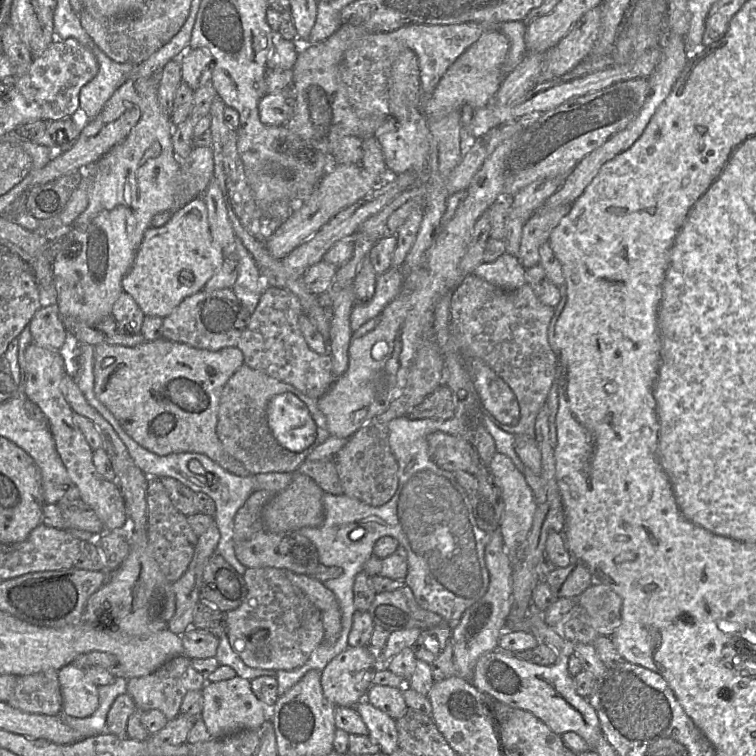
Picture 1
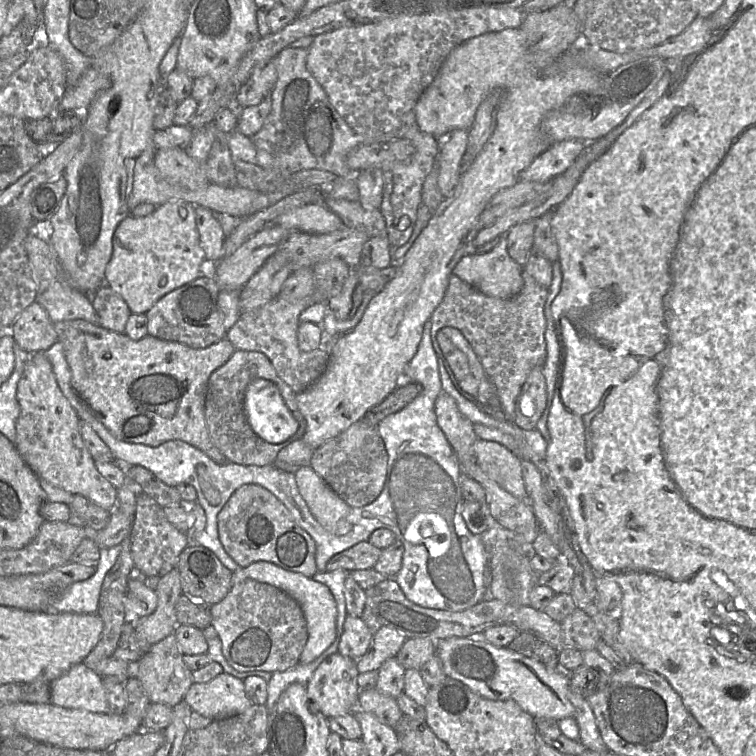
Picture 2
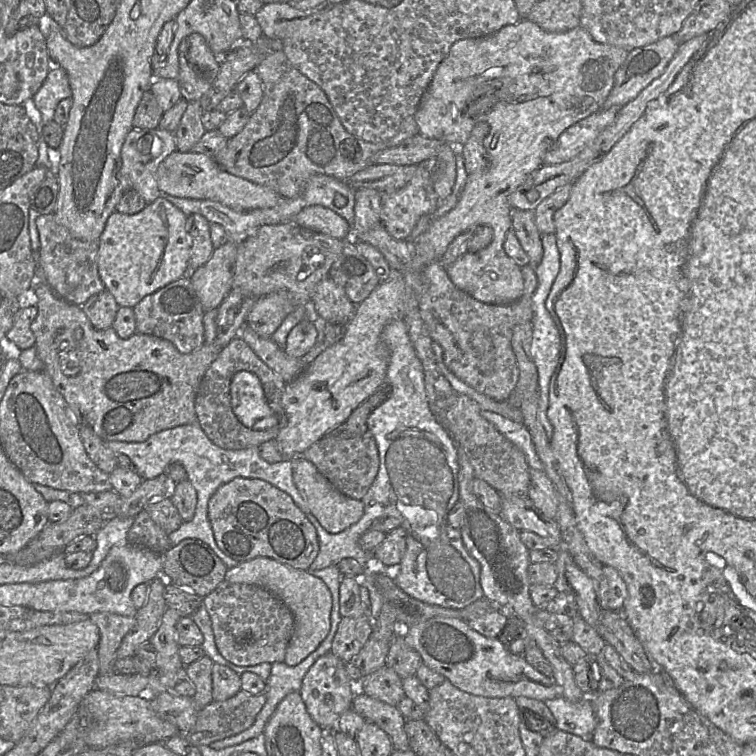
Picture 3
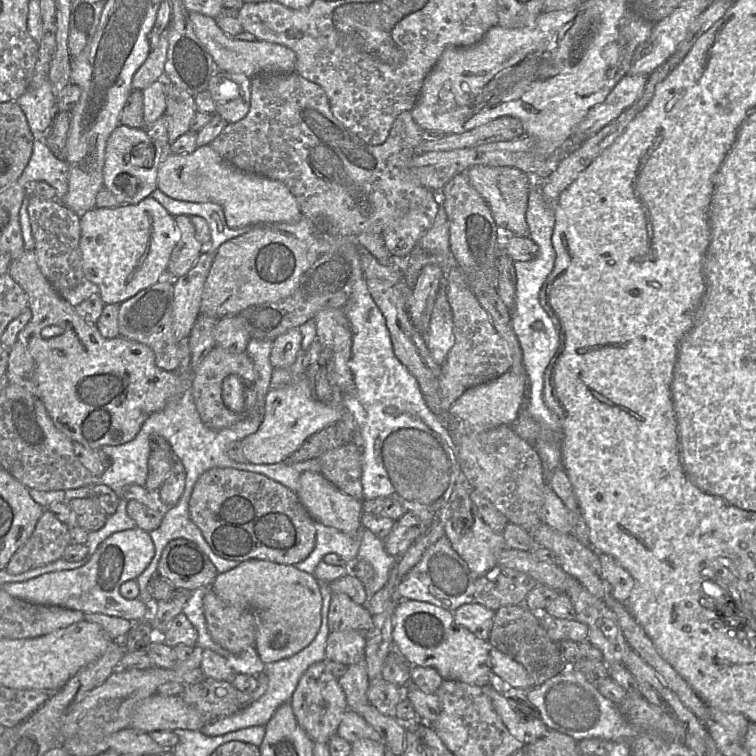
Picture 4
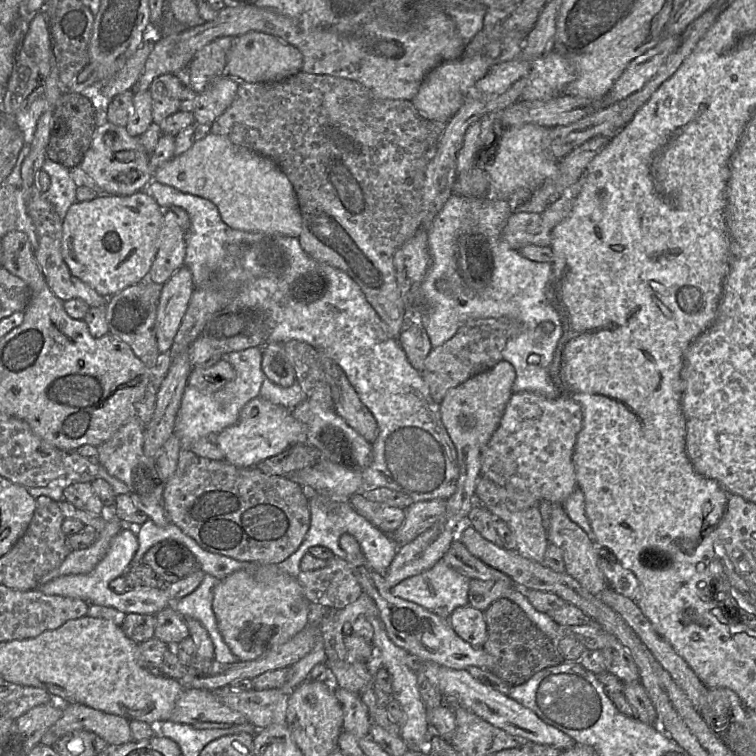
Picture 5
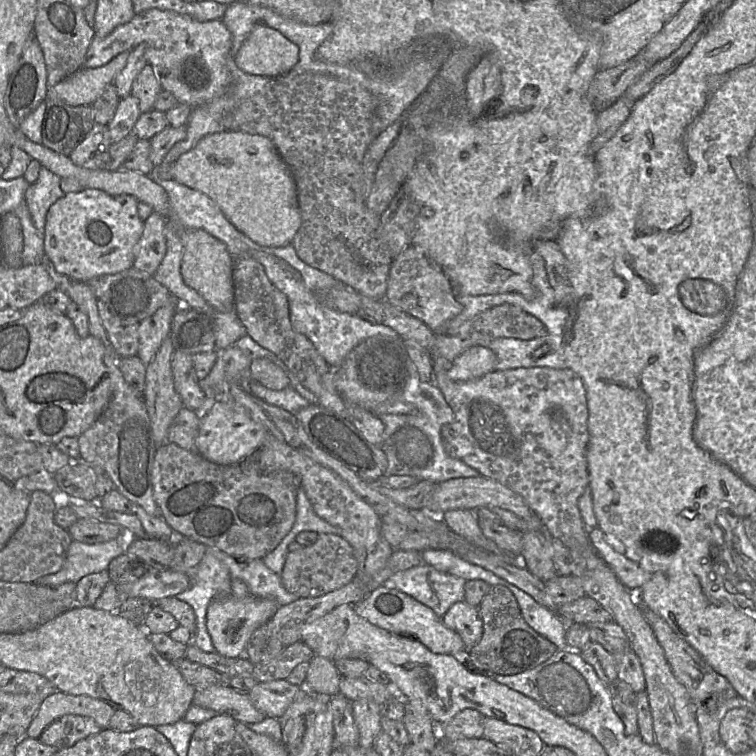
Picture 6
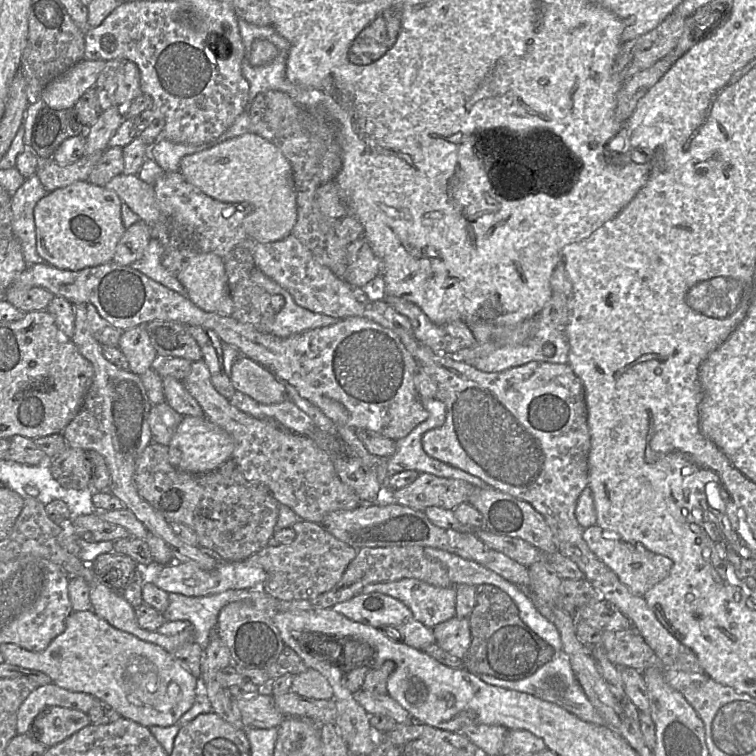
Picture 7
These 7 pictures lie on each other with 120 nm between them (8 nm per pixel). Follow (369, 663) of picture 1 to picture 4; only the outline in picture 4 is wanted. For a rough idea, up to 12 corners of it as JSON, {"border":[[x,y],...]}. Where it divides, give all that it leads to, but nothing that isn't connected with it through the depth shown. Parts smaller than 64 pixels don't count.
{"border":[[326,661],[312,665],[289,701],[314,743],[328,743],[349,710]]}

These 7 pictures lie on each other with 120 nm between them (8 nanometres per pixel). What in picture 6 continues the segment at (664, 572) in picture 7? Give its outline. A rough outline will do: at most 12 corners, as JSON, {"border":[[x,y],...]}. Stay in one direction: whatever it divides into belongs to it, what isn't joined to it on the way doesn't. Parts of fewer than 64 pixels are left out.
{"border":[[598,527],[589,538],[599,557],[635,594],[651,574],[616,552]]}

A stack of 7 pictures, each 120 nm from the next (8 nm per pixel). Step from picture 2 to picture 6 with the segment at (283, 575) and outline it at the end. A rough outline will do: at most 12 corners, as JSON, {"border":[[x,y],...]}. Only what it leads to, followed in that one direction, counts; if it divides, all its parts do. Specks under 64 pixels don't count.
{"border":[[222,596],[206,627],[215,653],[243,656],[279,607],[273,598]]}

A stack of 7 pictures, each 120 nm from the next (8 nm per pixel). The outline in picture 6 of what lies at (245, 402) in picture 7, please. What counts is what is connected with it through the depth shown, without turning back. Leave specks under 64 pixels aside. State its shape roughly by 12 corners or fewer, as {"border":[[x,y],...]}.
{"border":[[250,381],[246,391],[292,414],[309,403],[292,386],[275,391]]}

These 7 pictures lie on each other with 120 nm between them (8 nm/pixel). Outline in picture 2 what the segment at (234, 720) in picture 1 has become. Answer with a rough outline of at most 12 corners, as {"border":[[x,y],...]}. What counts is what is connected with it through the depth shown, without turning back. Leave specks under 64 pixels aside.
{"border":[[226,672],[193,682],[183,700],[211,721],[252,704],[243,680]]}

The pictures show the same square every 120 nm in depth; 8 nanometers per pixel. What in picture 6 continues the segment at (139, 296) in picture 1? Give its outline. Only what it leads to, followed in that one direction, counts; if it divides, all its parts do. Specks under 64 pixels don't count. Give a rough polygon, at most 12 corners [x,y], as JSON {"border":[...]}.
{"border":[[83,188],[49,208],[44,254],[72,279],[133,266],[132,195]]}

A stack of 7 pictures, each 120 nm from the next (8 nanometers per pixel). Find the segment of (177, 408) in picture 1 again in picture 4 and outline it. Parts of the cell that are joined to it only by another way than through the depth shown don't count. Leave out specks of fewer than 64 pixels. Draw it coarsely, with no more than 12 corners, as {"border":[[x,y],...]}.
{"border":[[42,274],[5,376],[93,450],[191,389],[147,345],[104,338]]}

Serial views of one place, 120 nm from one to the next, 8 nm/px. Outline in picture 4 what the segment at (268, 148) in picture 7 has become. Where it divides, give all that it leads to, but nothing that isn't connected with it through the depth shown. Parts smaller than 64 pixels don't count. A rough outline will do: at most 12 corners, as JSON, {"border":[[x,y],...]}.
{"border":[[210,145],[169,153],[157,186],[219,204],[233,229],[302,217],[283,183]]}

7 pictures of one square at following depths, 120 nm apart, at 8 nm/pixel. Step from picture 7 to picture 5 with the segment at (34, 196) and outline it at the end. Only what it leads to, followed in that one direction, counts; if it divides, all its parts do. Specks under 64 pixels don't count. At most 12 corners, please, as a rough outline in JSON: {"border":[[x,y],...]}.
{"border":[[47,158],[43,197],[61,219],[76,199],[70,169]]}

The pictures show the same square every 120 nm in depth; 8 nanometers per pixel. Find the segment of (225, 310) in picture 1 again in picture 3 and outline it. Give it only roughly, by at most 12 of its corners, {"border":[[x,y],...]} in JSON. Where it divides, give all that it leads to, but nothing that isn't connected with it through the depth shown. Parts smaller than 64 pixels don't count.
{"border":[[190,277],[133,308],[136,333],[182,354],[205,344],[204,310]]}

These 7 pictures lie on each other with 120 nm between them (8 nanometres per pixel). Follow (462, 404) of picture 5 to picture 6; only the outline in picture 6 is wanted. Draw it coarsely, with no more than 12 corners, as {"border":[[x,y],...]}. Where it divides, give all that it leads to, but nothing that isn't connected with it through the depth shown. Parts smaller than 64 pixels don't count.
{"border":[[473,346],[455,359],[448,374],[468,381],[495,371],[490,349]]}

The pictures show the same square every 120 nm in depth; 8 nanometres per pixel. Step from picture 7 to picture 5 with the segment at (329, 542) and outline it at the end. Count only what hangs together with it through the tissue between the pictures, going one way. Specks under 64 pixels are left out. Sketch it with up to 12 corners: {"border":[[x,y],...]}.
{"border":[[346,559],[296,577],[311,603],[342,609],[364,592]]}

